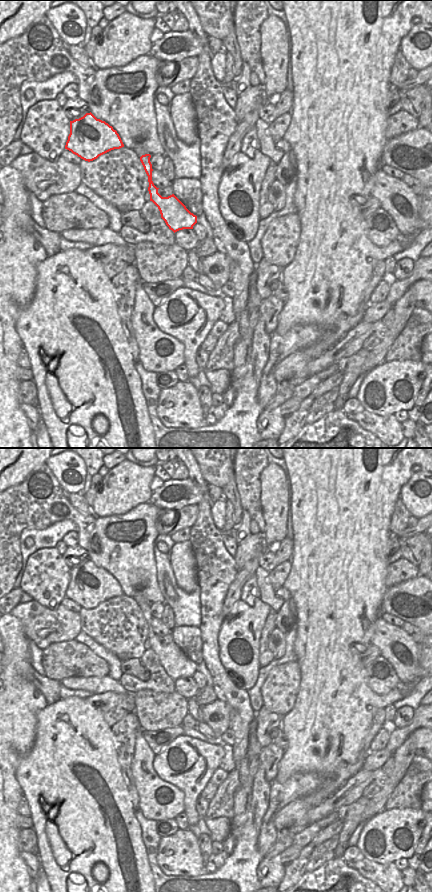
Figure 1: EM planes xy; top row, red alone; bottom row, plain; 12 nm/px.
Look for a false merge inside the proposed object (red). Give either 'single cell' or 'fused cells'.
single cell

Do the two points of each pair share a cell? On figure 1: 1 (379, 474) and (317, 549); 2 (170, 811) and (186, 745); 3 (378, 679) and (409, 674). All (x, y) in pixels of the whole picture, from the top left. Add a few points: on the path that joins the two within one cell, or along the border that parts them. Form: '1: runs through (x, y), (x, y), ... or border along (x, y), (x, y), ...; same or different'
1: runs through (365, 493), (340, 518), (340, 526), (336, 530); same
2: border along (156, 773), (184, 794), (184, 808); different
3: border along (383, 657), (392, 666), (400, 681); different

